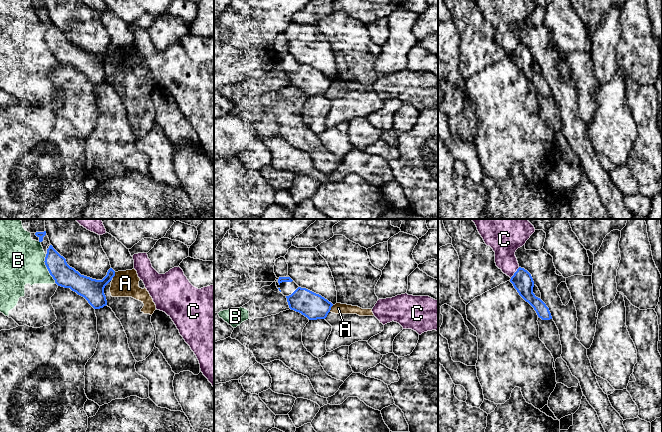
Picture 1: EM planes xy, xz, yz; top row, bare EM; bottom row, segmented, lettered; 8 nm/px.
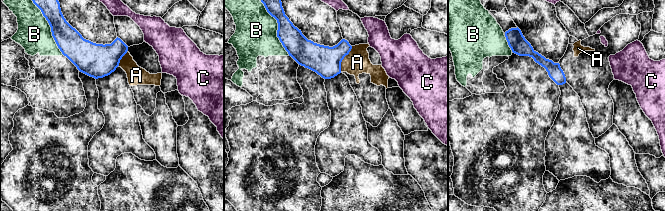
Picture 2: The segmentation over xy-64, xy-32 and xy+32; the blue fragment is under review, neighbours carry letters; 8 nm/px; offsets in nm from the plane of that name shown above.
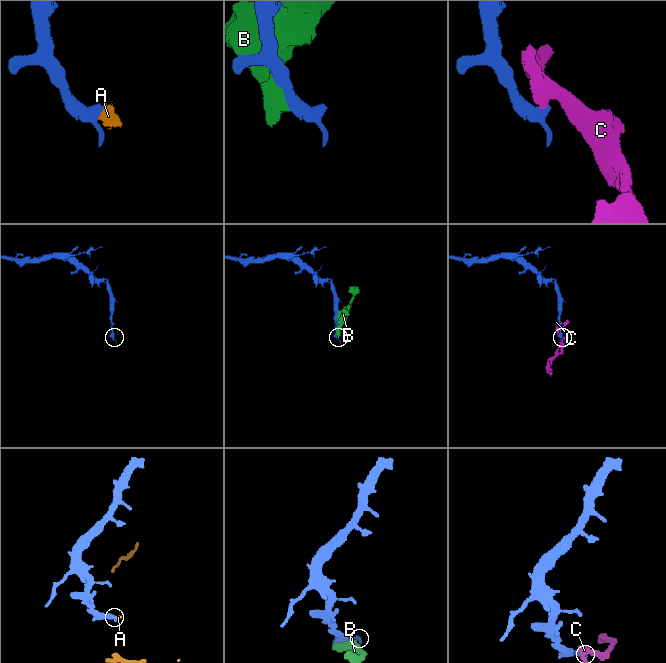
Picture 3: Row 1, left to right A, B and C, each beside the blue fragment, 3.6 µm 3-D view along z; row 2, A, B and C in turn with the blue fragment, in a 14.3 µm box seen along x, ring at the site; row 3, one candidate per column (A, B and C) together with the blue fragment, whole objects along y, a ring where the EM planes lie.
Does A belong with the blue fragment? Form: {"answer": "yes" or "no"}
{"answer": "no"}

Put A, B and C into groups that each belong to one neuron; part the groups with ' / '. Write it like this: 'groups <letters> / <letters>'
groups A / B / C

